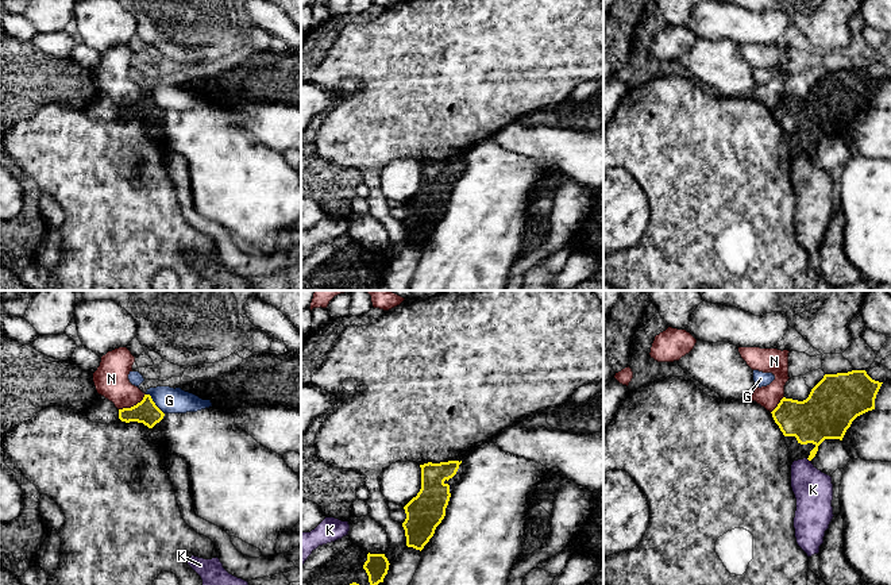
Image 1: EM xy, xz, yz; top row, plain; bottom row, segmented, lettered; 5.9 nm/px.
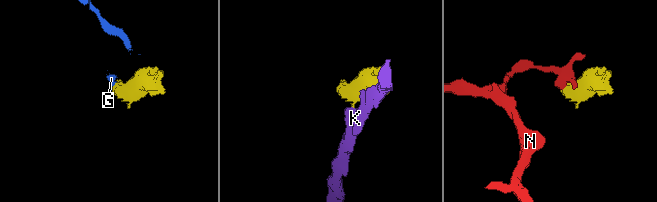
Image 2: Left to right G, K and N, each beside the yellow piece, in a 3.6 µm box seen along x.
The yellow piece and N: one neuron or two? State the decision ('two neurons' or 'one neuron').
two neurons

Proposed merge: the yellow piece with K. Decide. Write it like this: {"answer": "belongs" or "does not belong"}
{"answer": "does not belong"}

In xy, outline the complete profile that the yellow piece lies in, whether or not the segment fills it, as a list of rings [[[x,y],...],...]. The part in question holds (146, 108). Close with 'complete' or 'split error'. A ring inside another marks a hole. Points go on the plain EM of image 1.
[[[144,92],[143,97],[131,105],[119,107],[119,116],[122,119],[143,120],[153,126],[163,116],[165,111],[155,103],[150,92]]]; complete

